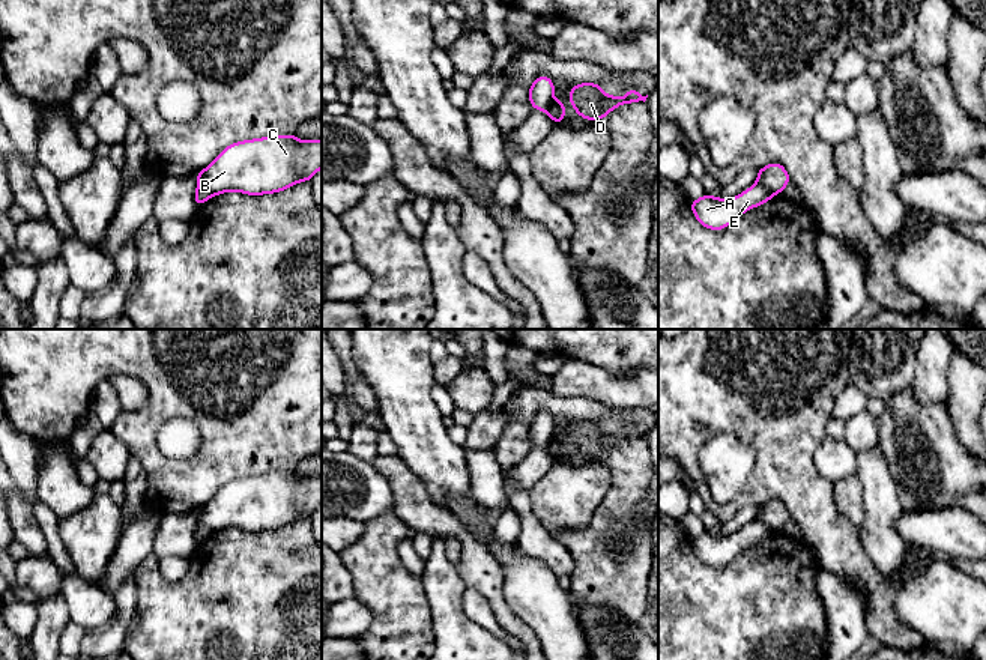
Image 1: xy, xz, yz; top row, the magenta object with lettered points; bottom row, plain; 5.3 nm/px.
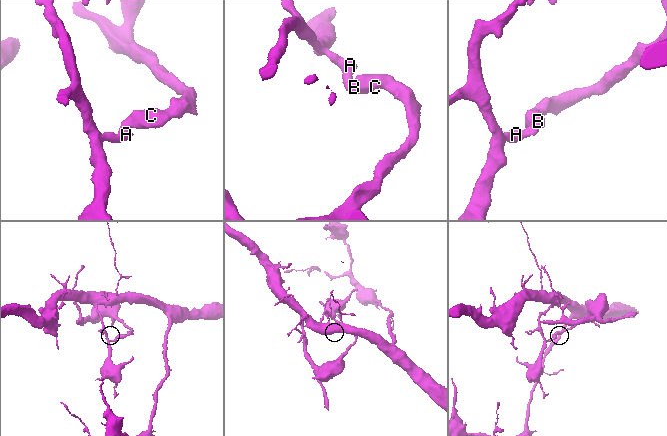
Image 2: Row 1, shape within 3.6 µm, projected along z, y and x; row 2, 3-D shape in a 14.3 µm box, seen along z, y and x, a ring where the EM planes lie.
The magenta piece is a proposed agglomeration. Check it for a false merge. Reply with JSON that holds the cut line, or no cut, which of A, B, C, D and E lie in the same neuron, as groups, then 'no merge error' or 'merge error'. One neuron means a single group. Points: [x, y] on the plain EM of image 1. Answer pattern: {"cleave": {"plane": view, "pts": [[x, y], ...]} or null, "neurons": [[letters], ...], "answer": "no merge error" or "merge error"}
{"cleave": {"plane": "yz", "pts": [[756, 519], [774, 531]]}, "neurons": [["A", "E"], ["B", "C", "D"]], "answer": "merge error"}

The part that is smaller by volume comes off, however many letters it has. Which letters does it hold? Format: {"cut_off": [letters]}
{"cut_off": ["B", "C", "D"]}

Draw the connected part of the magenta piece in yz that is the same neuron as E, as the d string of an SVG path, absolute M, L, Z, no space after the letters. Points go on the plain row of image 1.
M755 520L740 532L729 537L705 531L697 537L690 538L690 544L699 561L709 567L723 567L740 552L753 546L755 543L762 543L774 532L776 531L773 528Z

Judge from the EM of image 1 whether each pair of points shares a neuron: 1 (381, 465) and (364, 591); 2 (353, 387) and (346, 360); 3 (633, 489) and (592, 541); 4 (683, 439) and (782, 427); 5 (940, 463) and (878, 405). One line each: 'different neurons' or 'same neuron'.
1: different neurons
2: same neuron
3: same neuron
4: same neuron
5: different neurons

